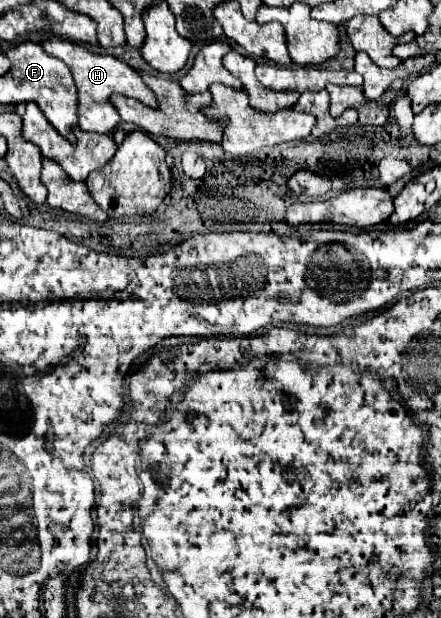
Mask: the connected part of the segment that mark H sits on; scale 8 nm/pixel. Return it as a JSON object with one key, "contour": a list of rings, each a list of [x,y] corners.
{"contour":[[[54,37],[52,41],[42,45],[46,53],[50,53],[52,57],[58,57],[60,61],[64,61],[74,77],[74,83],[78,87],[78,127],[82,131],[90,131],[90,133],[100,133],[100,135],[108,135],[112,131],[116,131],[118,123],[120,123],[120,115],[116,111],[116,107],[110,103],[110,95],[126,95],[132,99],[138,99],[140,103],[148,105],[148,107],[156,107],[158,109],[158,101],[156,95],[150,91],[150,87],[142,81],[142,77],[128,67],[126,63],[118,61],[112,55],[98,55],[98,53],[90,53],[80,45],[74,45],[62,37]]]}

